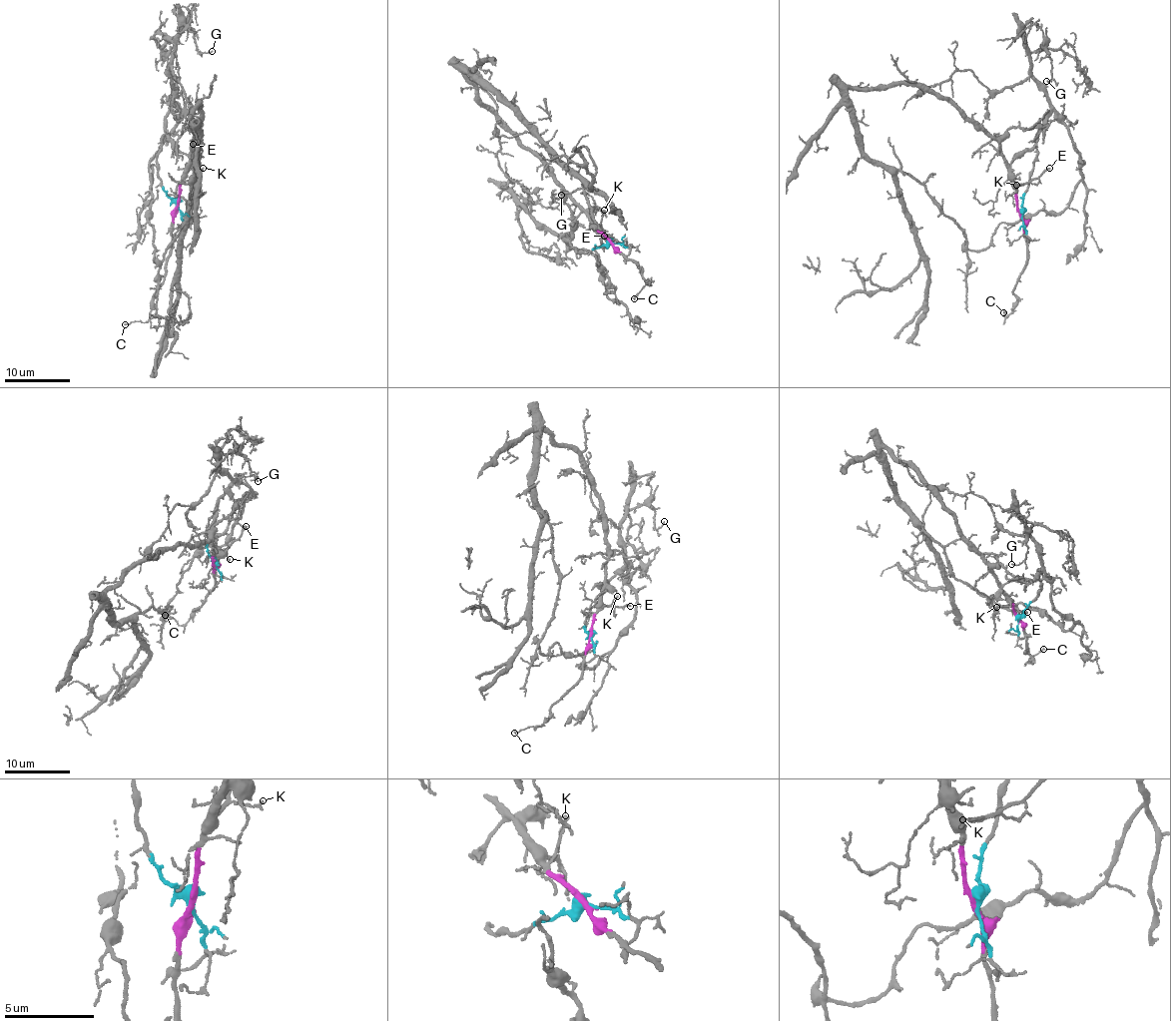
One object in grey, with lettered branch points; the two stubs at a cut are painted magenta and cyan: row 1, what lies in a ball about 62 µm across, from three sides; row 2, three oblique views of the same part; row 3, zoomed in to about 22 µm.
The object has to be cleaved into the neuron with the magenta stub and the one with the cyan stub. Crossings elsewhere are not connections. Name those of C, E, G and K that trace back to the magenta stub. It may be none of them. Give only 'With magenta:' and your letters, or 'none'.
With magenta: C, E, K

